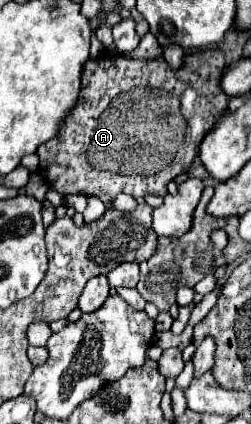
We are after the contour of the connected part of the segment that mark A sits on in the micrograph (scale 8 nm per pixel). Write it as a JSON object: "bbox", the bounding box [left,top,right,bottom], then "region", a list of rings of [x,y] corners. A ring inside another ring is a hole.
{"bbox":[38,48,228,208],"region":[[[204,48],[192,52],[190,56],[186,54],[180,68],[170,68],[162,56],[138,60],[102,54],[96,60],[86,60],[80,74],[82,86],[76,106],[60,124],[58,136],[38,148],[40,174],[62,196],[96,196],[106,204],[106,208],[112,208],[112,198],[118,194],[130,194],[134,198],[146,194],[164,196],[168,192],[168,182],[194,162],[198,144],[228,108],[228,98],[220,88],[224,68],[226,62],[220,48]]]}

